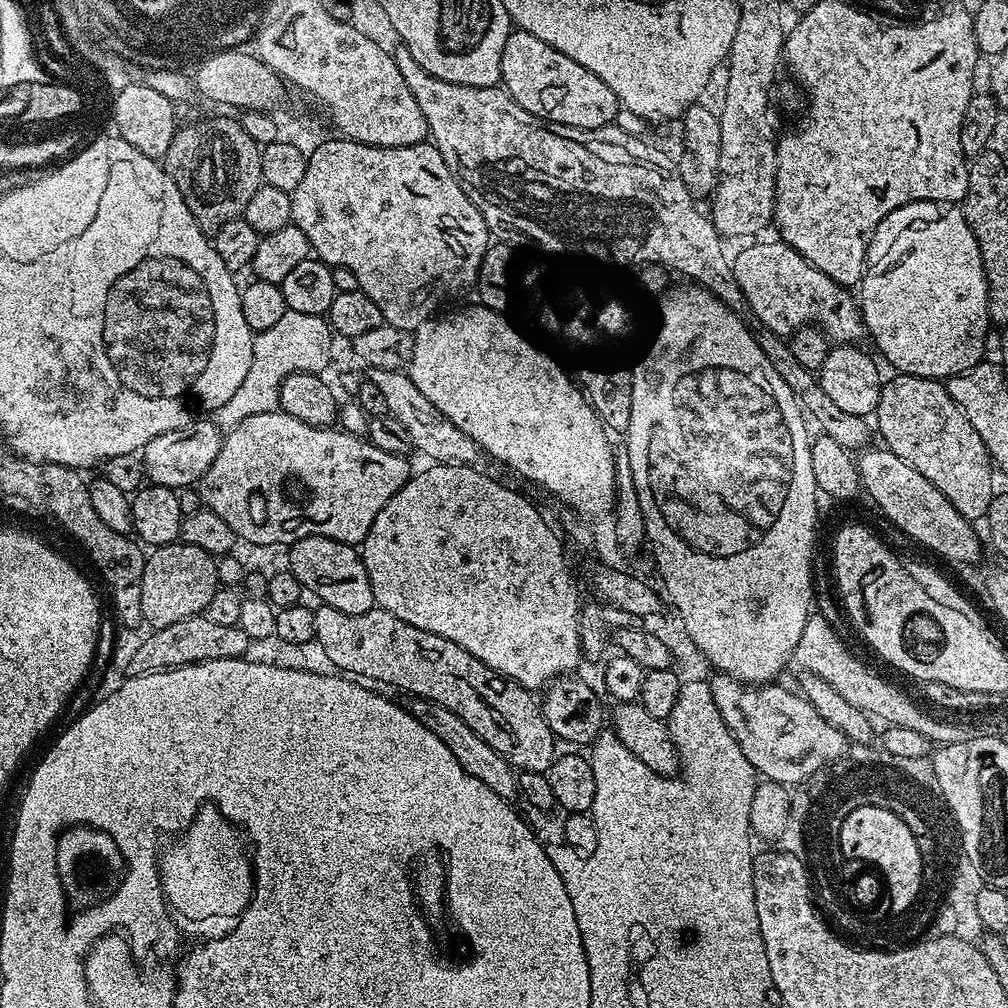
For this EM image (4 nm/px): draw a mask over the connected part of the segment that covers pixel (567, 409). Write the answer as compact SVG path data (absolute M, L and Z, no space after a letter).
M473 302L469 308L456 308L453 312L448 312L445 316L433 314L428 319L417 326L412 333L414 350L408 363L406 373L414 384L418 386L418 391L438 410L446 416L463 434L468 435L480 447L481 453L485 457L493 456L500 464L505 464L512 472L520 475L521 481L528 481L537 489L545 488L552 496L557 496L561 500L561 505L579 513L585 518L598 518L594 516L604 516L613 511L616 506L616 452L608 439L610 433L600 421L599 414L592 409L592 403L583 391L578 387L577 381L571 375L564 373L564 368L552 356L547 356L538 345L532 340L527 340L514 325L511 324L507 315L495 312L484 307L479 302Z

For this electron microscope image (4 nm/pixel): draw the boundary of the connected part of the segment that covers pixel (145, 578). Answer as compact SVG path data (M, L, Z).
M183 542L153 548L147 553L142 570L142 620L149 629L182 622L182 618L199 616L210 606L220 584L216 573L217 557Z

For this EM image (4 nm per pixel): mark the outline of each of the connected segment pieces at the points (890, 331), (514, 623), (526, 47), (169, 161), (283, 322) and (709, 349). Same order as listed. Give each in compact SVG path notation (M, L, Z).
M919 200L886 214L886 218L882 218L878 230L874 230L874 238L868 247L868 263L864 265L864 276L858 285L858 303L867 335L870 340L872 336L877 350L884 355L885 362L893 364L897 373L943 381L949 376L962 374L973 368L975 364L981 363L985 359L984 343L988 340L988 328L990 329L988 279L986 270L982 266L982 250L978 246L978 238L974 238L974 230L970 230L970 226L966 222L963 207L959 203L943 204L937 200Z
M433 463L430 468L424 468L420 473L409 475L408 481L378 510L378 518L374 518L374 526L366 534L362 547L359 549L360 559L366 566L366 574L370 578L370 590L374 590L375 607L394 614L402 622L410 626L418 626L418 630L426 630L430 634L438 634L474 654L490 670L521 684L529 690L543 689L551 685L565 674L575 673L575 668L582 664L579 638L579 616L582 605L580 592L572 585L572 572L568 569L568 560L564 557L565 541L558 537L557 529L544 521L544 516L528 501L524 492L515 488L507 488L499 484L492 476L479 472L480 468L473 465L451 463Z
M513 30L502 50L500 84L522 110L530 110L540 120L571 128L607 128L622 110L619 98L586 66L566 58L554 46L534 38L534 34Z
M212 116L193 124L177 127L162 159L162 166L174 178L190 214L206 233L214 234L226 222L243 217L246 202L254 198L254 190L262 183L261 145L239 124L228 116Z
M287 312L270 330L262 330L252 337L252 357L250 371L246 374L242 386L234 390L230 402L218 406L214 414L214 422L221 430L238 426L242 418L250 418L254 414L274 412L280 406L280 384L286 382L288 376L296 372L323 373L328 364L328 336L330 325L324 316L314 314L298 314Z
M685 283L685 288L669 287L668 291L663 293L660 304L660 321L656 324L656 333L652 336L652 341L648 344L648 349L640 356L640 361L637 364L631 365L632 370L632 393L630 394L630 426L626 433L628 445L626 451L630 458L630 470L634 474L634 486L638 490L638 502L642 506L642 518L644 519L644 534L646 537L647 547L652 547L652 552L656 555L656 568L660 571L660 580L664 583L667 603L673 604L674 612L679 617L679 623L683 625L683 630L692 640L692 645L696 647L697 653L717 673L725 676L733 676L736 680L741 680L743 684L761 685L775 681L776 675L783 670L789 663L794 660L794 653L798 646L798 638L802 638L802 630L806 627L806 622L809 616L813 615L812 608L812 543L816 540L816 496L818 497L818 489L814 482L814 469L810 467L810 450L812 449L812 440L808 436L808 428L804 425L806 421L805 413L802 411L802 405L797 400L795 394L790 390L790 386L786 386L786 382L782 382L780 377L780 368L777 365L772 365L770 357L764 353L764 348L758 341L752 337L752 332L748 329L749 325L741 320L736 313L732 312L725 304L718 299L712 292L707 292L703 286L697 286L695 283Z

